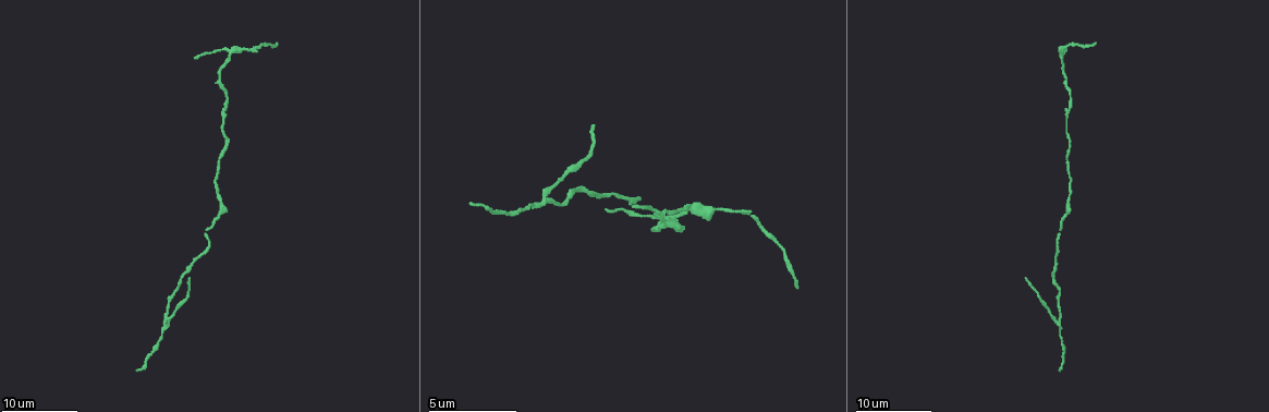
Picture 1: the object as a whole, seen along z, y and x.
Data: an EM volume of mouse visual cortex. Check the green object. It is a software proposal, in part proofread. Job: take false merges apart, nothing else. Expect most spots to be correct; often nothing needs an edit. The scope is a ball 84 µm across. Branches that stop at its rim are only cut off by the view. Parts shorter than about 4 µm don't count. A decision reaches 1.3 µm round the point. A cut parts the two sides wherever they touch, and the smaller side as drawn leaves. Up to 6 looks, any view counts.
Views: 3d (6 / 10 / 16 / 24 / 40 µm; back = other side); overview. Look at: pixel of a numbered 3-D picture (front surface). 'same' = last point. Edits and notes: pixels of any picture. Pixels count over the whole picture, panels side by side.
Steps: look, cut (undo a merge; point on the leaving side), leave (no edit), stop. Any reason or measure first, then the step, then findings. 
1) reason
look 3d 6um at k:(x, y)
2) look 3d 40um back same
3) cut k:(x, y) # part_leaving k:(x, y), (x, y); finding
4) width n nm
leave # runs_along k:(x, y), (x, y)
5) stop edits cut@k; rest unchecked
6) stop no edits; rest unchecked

two arms in line, one across
look 3d 16um at 1:(1056, 320)

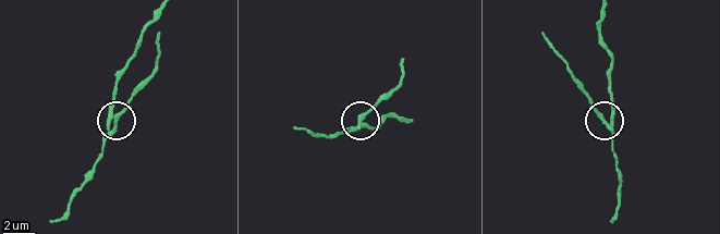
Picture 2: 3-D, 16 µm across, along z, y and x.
width 200 nm
cut 2:(118, 118) # part_leaving 2:(109, 133), (154, 68), (159, 34); two neurons meet here

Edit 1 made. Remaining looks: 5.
look overview

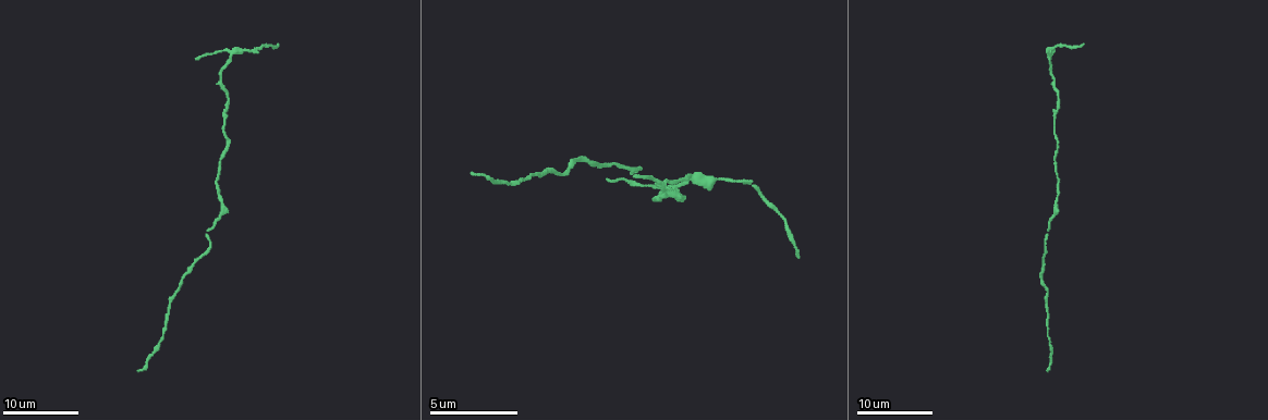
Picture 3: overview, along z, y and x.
two arms in line, one across
look 3d 16um at 3:(224, 119)

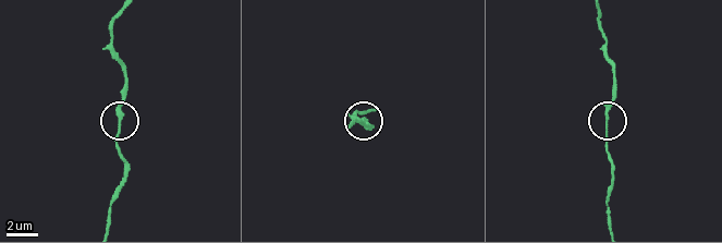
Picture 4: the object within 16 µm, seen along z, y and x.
look 3d 6um at 4:(120, 116)

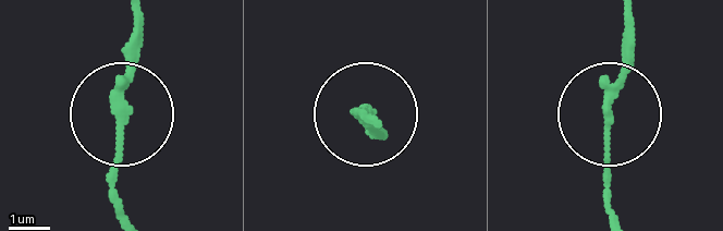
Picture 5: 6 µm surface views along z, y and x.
width 160 nm
leave # one neuron here

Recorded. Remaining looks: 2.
thick turns thin
look 3d 16um at 3:(1047, 57)

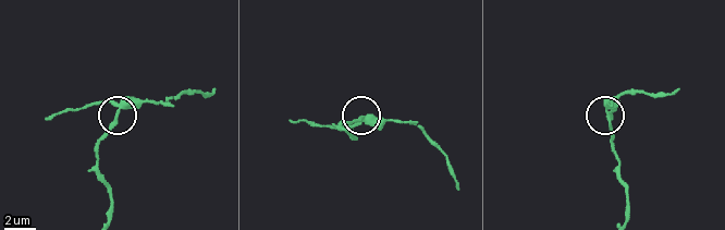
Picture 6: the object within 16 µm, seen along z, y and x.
cut 6:(148, 103) # part_leaving 6:(127, 101), (164, 101), (184, 93), (214, 91); two neurons meet here

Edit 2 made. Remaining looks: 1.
stop edits cut@2, cut@6; rest unchecked

